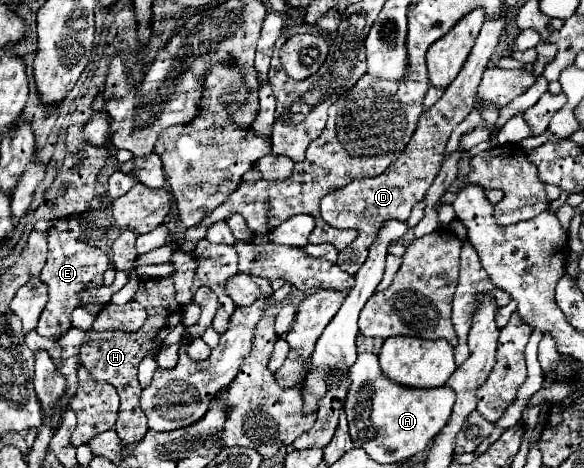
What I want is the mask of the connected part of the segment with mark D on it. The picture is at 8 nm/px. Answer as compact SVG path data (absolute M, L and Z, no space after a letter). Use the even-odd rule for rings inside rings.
M506 17L484 21L482 31L476 39L476 45L474 45L468 61L464 63L460 75L444 91L442 99L432 109L428 109L426 113L420 115L416 131L408 143L408 147L392 163L392 167L388 167L388 171L384 171L380 177L370 177L370 179L360 179L360 181L356 179L348 187L332 191L322 199L320 215L326 223L334 223L334 227L338 227L338 229L350 229L352 227L358 231L358 237L354 239L354 243L344 247L338 255L338 265L346 273L354 275L362 267L362 263L366 261L368 249L378 235L378 229L384 225L386 219L406 221L412 207L424 199L428 187L432 185L434 177L440 171L440 163L444 159L444 147L446 147L450 133L474 109L476 87L480 83L480 75L488 67L488 61L490 61L490 57L498 45L498 37L504 31L504 27L506 27Z

